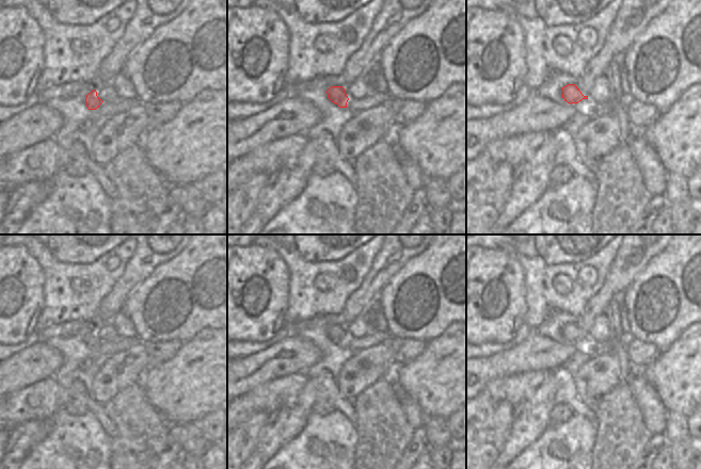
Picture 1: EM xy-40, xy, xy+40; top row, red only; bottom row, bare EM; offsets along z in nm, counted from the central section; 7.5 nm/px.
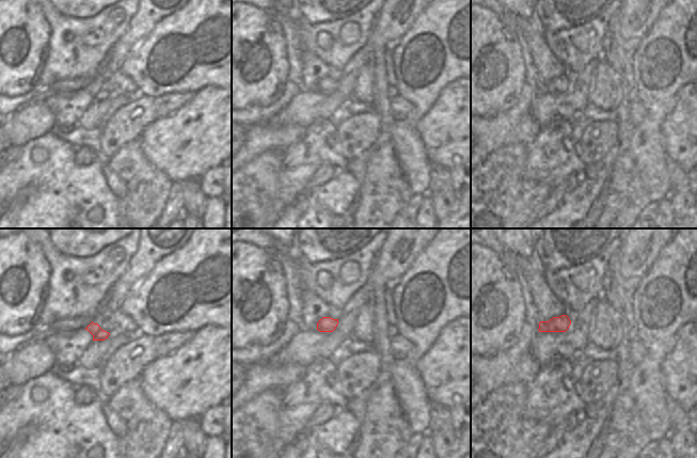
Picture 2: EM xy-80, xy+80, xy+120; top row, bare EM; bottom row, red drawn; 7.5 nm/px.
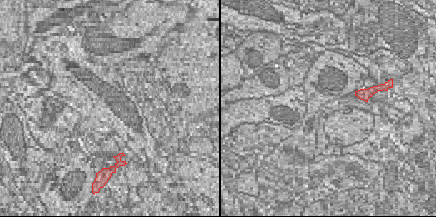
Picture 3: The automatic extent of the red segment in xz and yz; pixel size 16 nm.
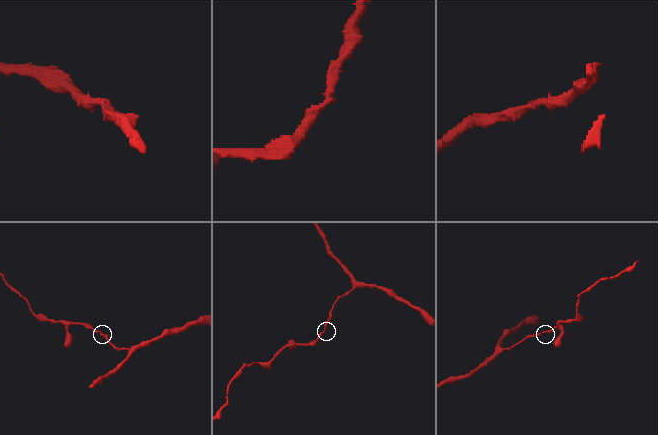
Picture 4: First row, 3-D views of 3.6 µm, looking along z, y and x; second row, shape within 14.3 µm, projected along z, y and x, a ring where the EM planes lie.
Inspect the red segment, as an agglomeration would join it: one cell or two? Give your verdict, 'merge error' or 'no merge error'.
no merge error

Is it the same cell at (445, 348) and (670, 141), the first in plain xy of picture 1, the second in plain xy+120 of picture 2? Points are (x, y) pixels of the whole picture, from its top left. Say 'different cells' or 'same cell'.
same cell

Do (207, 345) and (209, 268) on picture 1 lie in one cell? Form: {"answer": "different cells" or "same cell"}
{"answer": "different cells"}

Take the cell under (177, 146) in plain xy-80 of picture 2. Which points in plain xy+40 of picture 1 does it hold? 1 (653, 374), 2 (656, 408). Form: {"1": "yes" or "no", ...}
{"1": "yes", "2": "no"}

